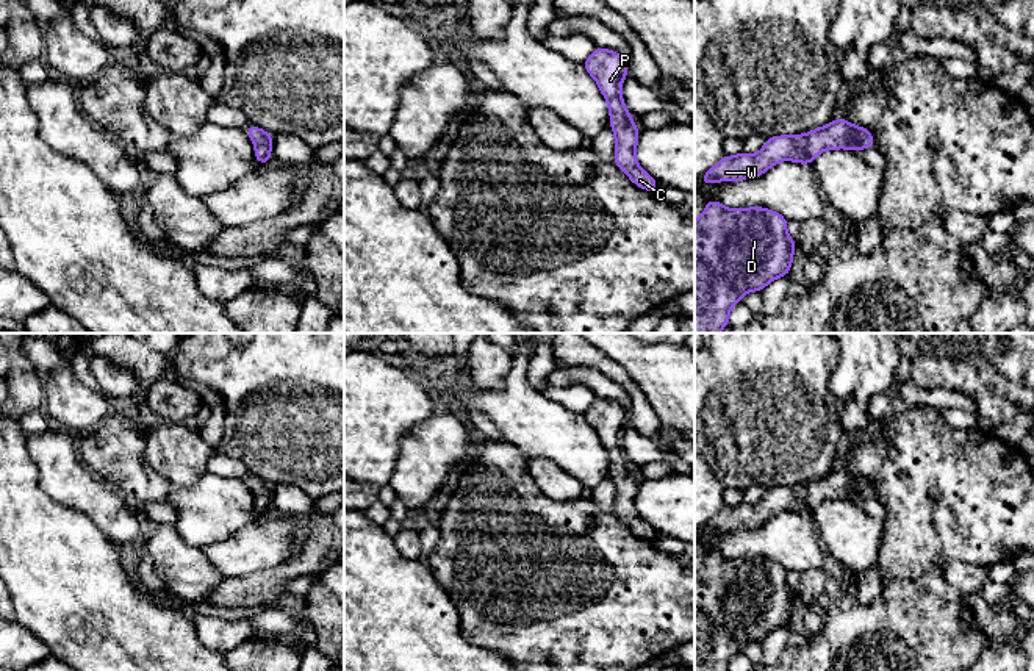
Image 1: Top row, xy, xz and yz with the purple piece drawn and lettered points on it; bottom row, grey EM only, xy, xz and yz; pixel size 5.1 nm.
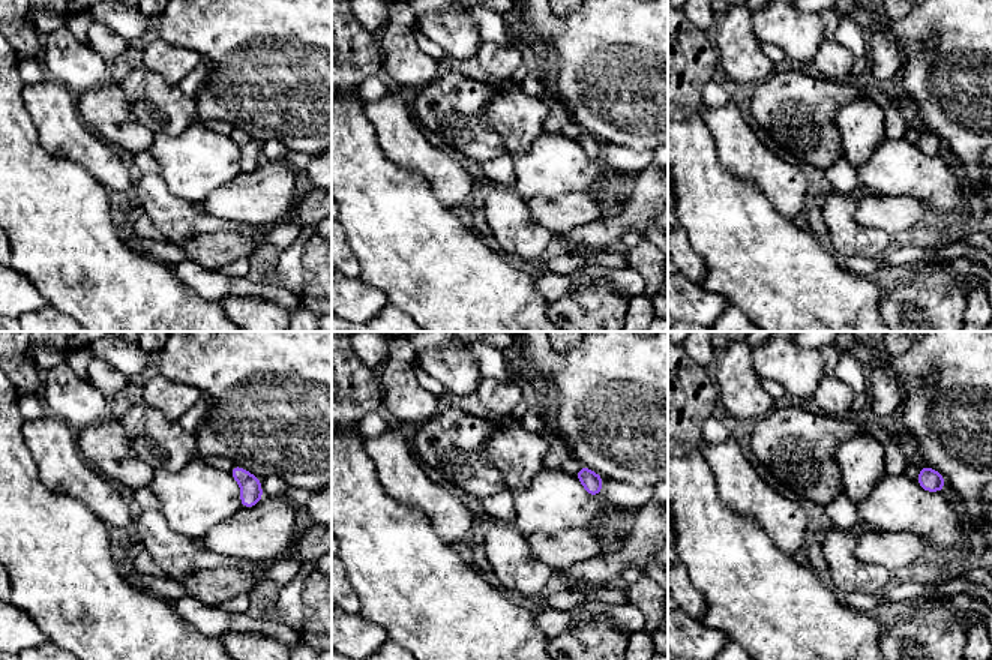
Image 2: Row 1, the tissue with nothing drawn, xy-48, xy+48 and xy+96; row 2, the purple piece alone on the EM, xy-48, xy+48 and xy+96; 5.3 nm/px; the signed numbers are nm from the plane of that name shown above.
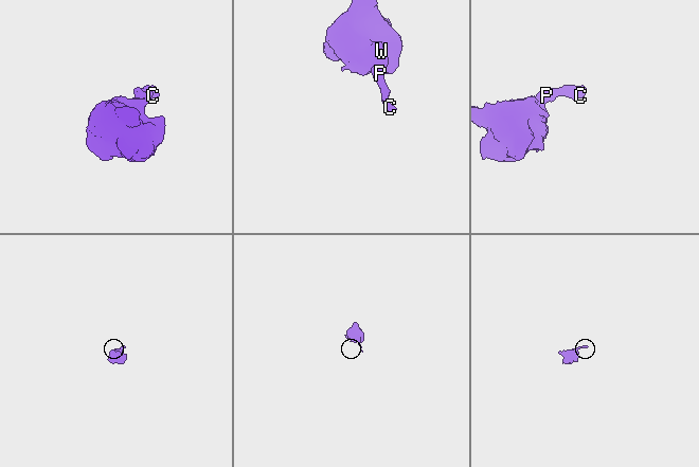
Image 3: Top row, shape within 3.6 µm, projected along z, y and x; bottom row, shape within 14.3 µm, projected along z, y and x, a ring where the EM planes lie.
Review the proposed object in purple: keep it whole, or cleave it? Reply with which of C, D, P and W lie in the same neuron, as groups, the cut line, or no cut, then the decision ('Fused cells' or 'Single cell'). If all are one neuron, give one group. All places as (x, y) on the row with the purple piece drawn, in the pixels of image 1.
Groups: C D P W. No split. Single cell

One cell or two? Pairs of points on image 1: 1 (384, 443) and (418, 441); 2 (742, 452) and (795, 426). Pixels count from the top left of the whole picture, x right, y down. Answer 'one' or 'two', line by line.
1: two
2: one

